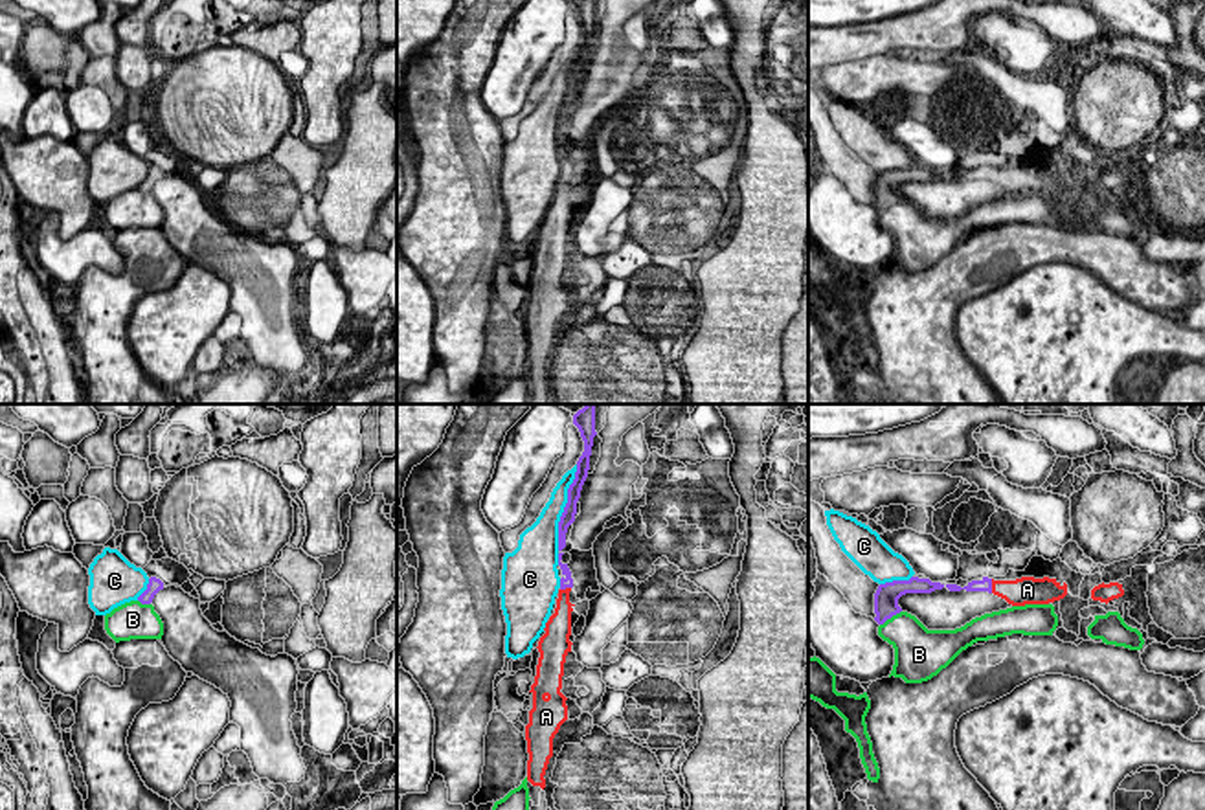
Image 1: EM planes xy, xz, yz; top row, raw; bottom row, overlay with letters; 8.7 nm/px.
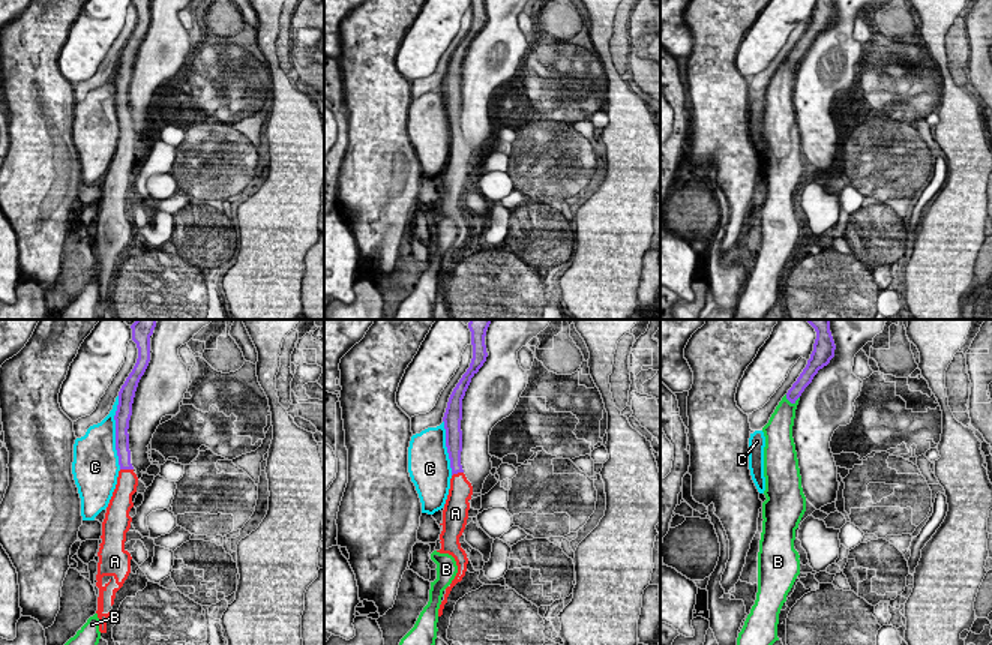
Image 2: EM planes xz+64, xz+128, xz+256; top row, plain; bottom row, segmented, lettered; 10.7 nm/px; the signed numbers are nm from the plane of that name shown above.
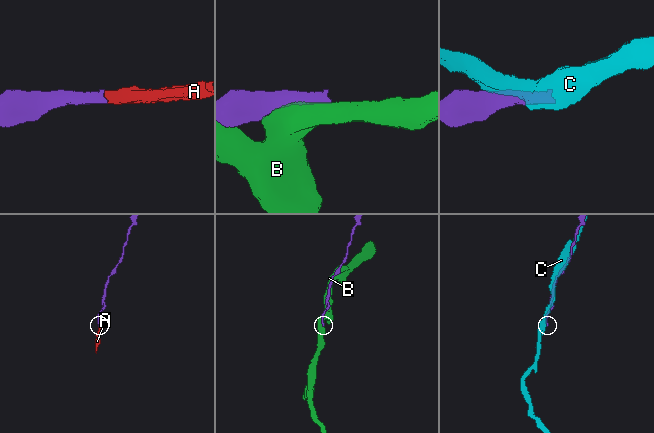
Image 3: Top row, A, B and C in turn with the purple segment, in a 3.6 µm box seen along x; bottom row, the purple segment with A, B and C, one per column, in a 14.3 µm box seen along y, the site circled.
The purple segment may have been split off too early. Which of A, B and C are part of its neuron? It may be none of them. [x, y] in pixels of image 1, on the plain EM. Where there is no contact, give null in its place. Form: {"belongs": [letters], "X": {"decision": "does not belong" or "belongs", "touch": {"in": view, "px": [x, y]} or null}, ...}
{"belongs": ["A"], "A": {"decision": "belongs", "touch": {"in": "yz", "px": [991, 175]}}, "B": {"decision": "does not belong", "touch": {"in": "yz", "px": [889, 206]}}, "C": {"decision": "does not belong", "touch": {"in": "xz", "px": [564, 96]}}}

